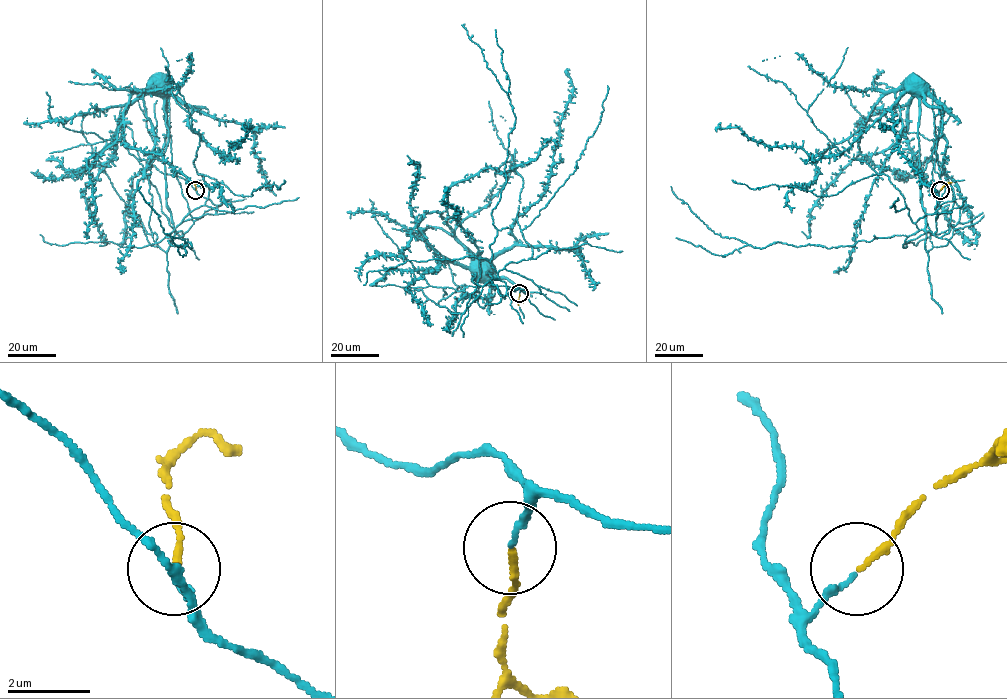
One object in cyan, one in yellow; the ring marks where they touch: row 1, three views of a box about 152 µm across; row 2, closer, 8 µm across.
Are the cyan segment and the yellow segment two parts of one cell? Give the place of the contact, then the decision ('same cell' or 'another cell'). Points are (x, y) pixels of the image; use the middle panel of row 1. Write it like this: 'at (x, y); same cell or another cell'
at (519, 293); same cell

